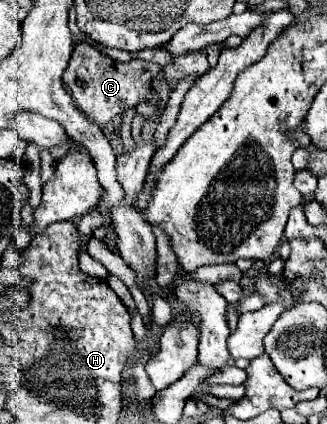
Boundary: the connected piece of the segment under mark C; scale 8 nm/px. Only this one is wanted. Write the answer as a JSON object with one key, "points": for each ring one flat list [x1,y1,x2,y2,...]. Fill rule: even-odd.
{"points":[[76,44,62,80,64,84,68,84,74,104,80,108,80,112,84,112,96,124,104,126,112,118,124,114,128,108,150,98,148,84,156,76,156,68,160,66,154,62,144,62,144,60,116,62,100,54,96,48,88,44]]}

